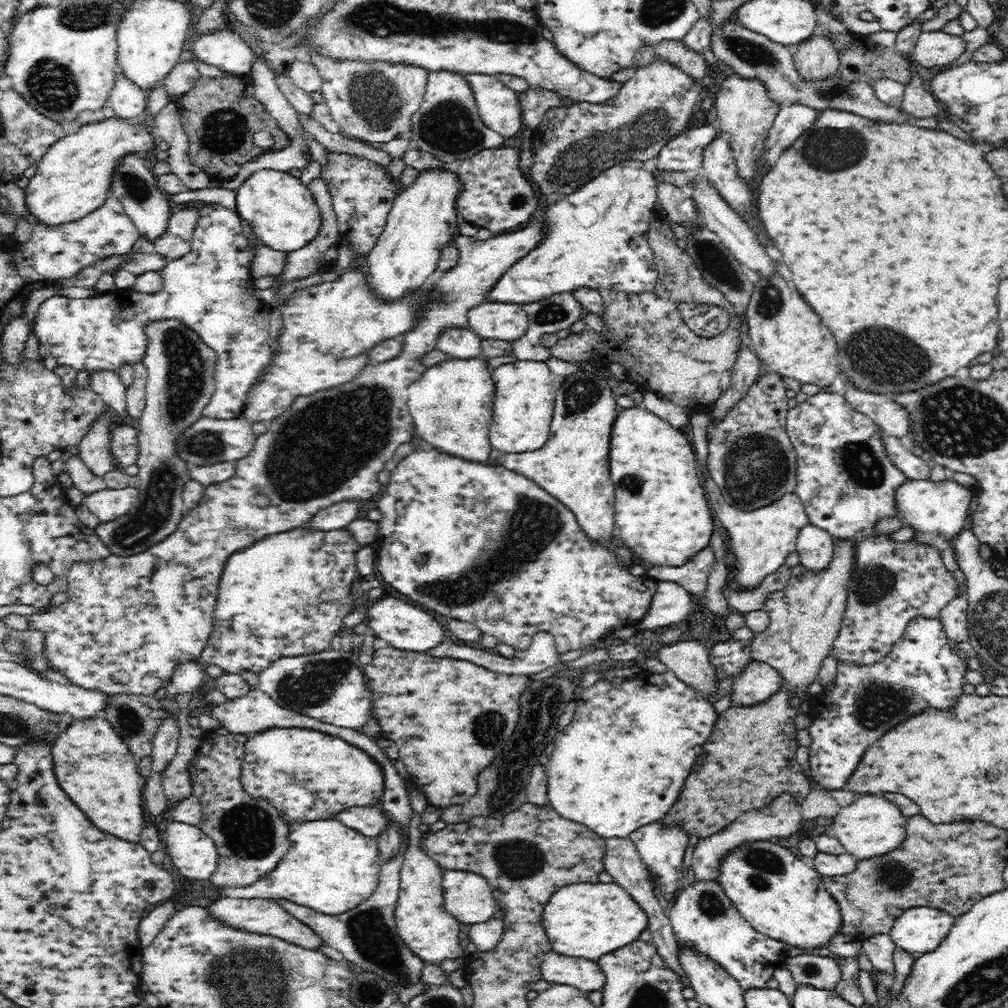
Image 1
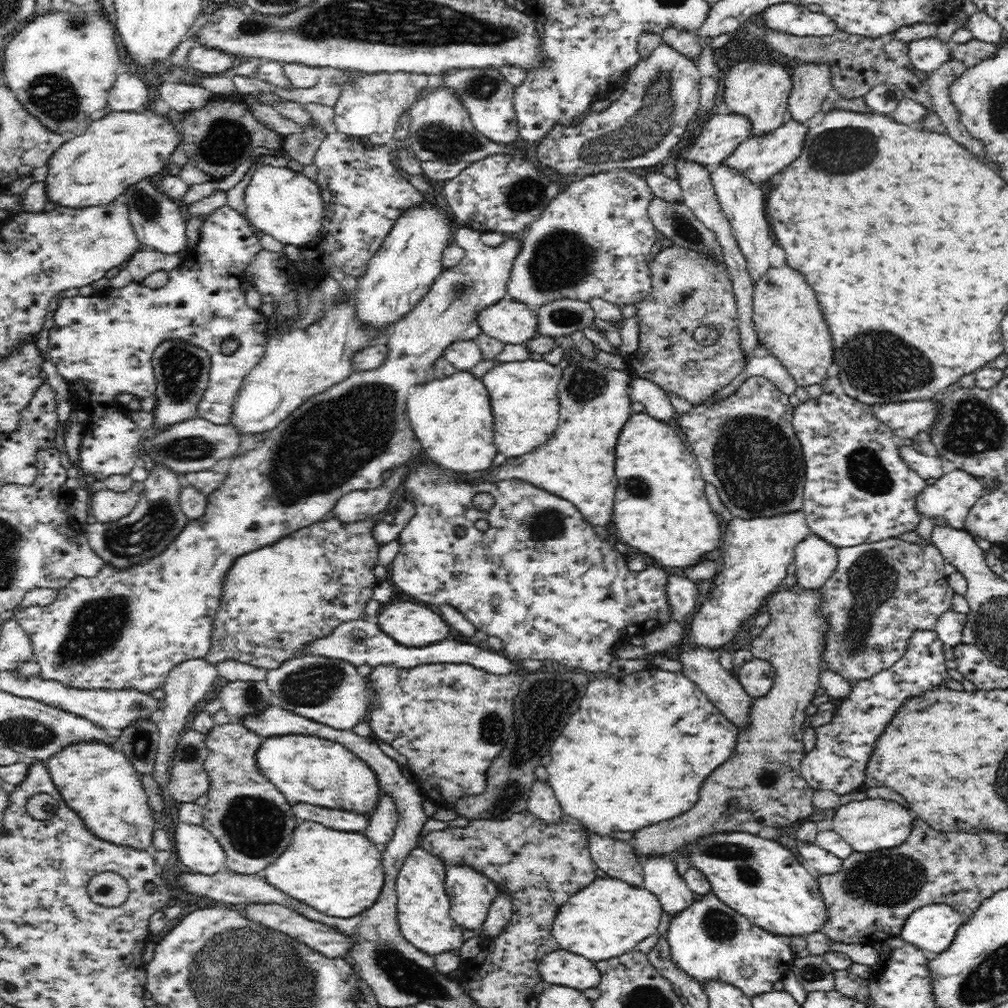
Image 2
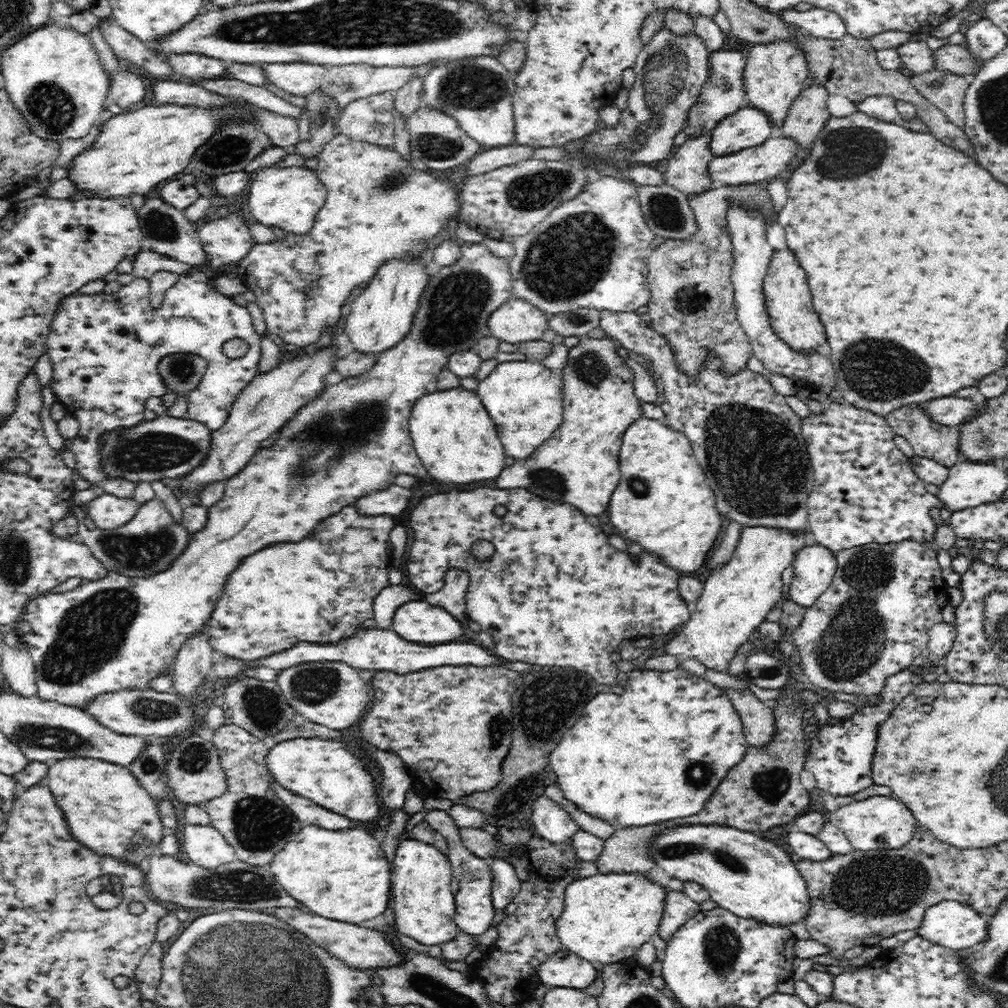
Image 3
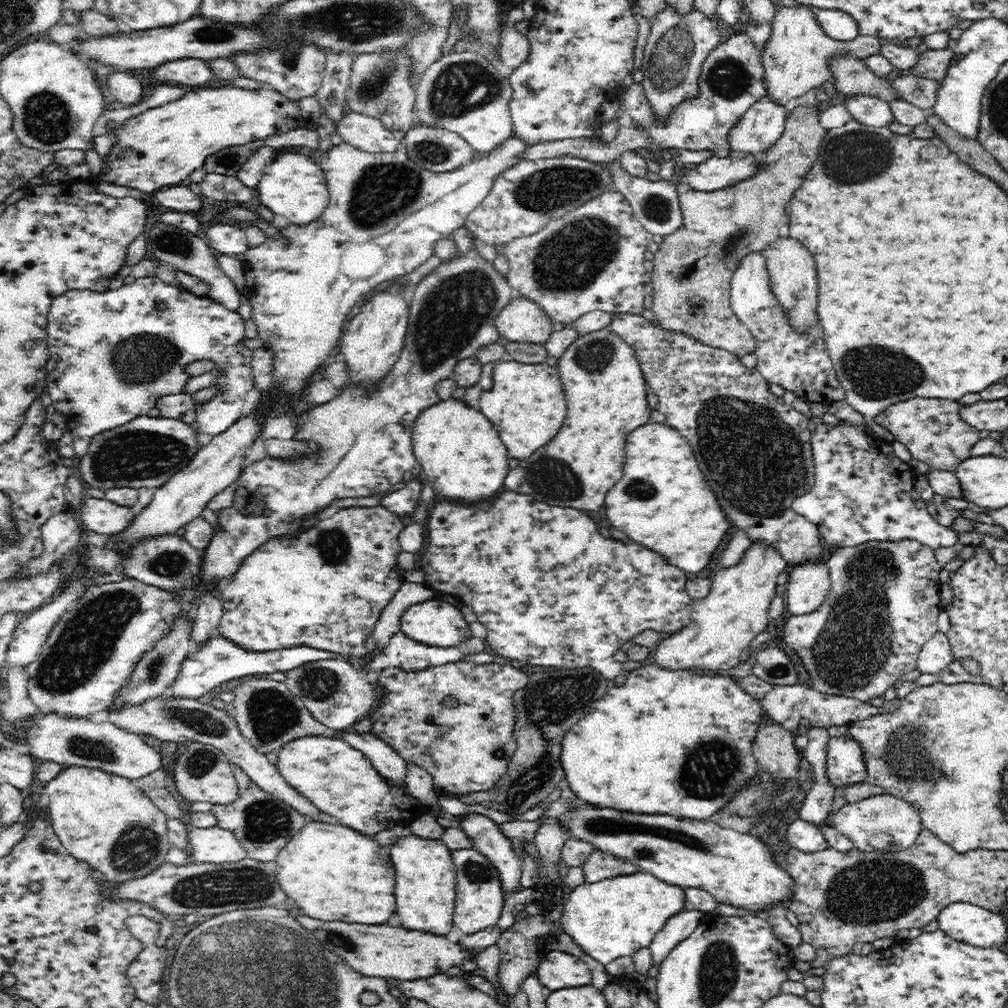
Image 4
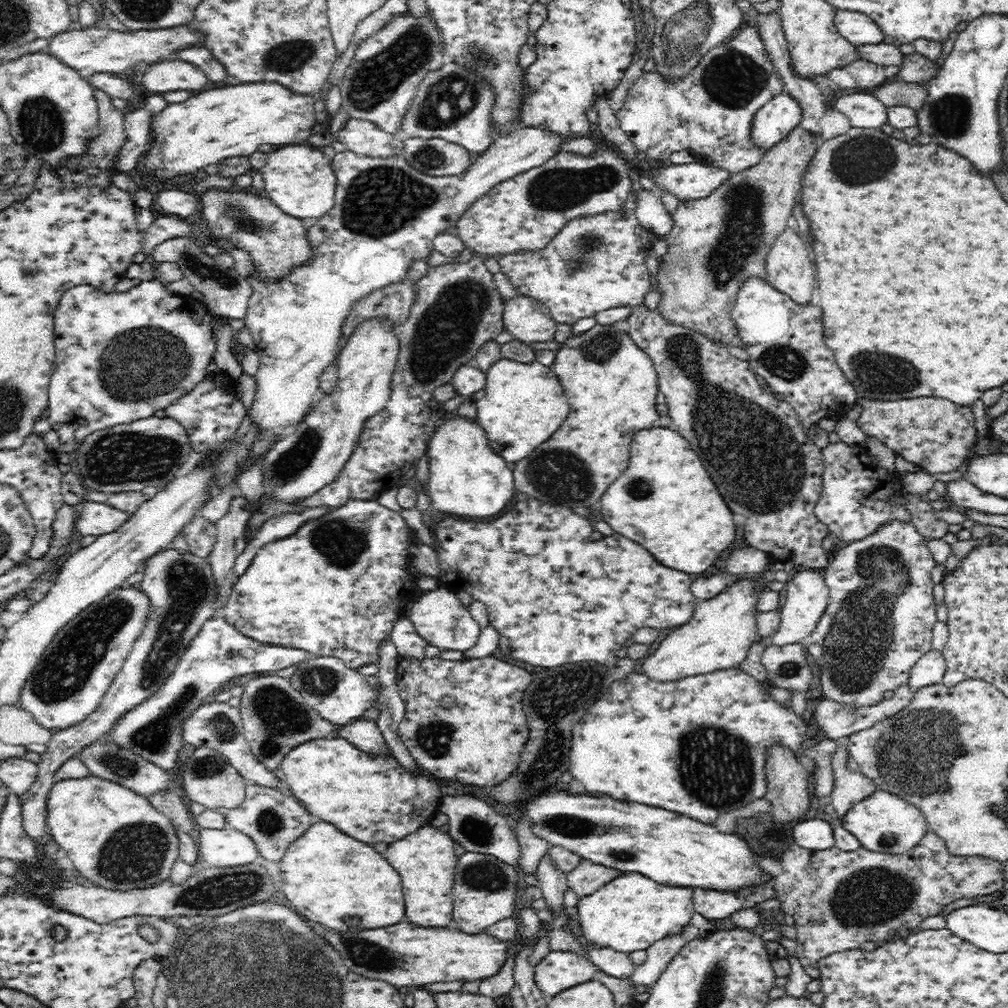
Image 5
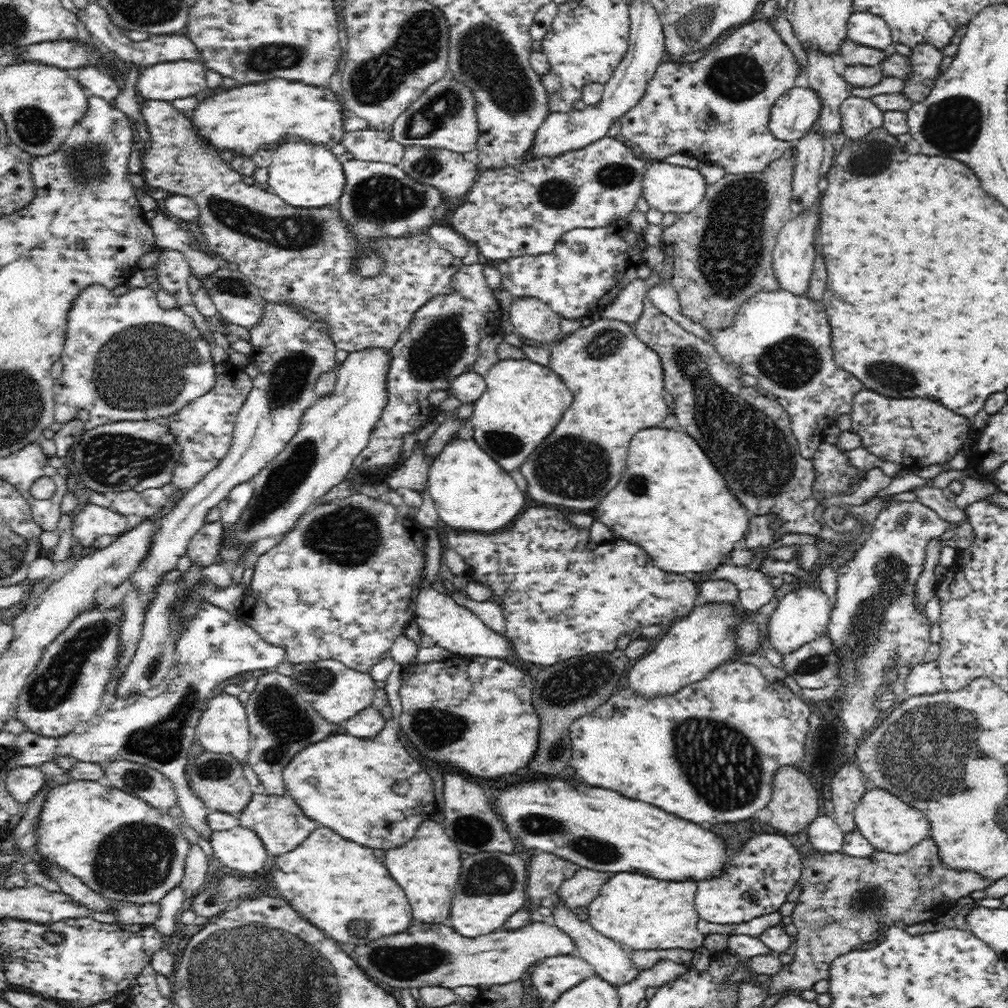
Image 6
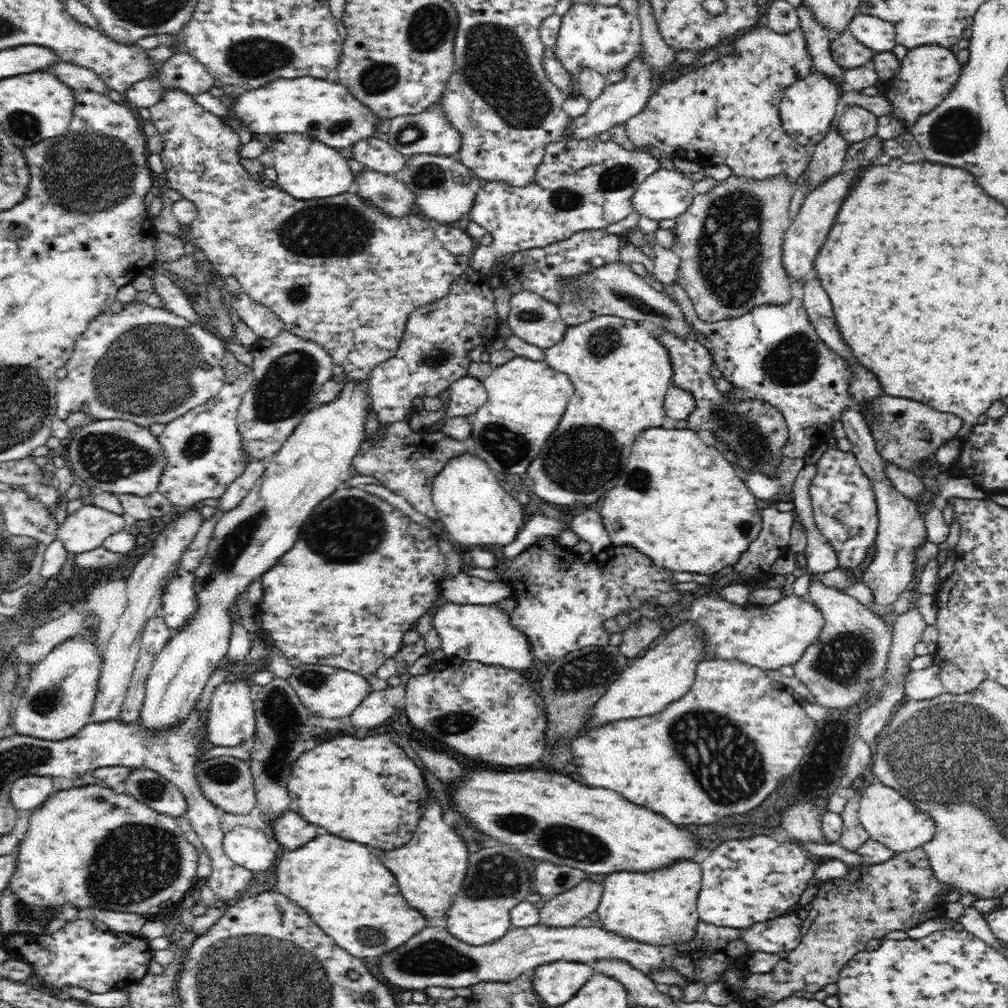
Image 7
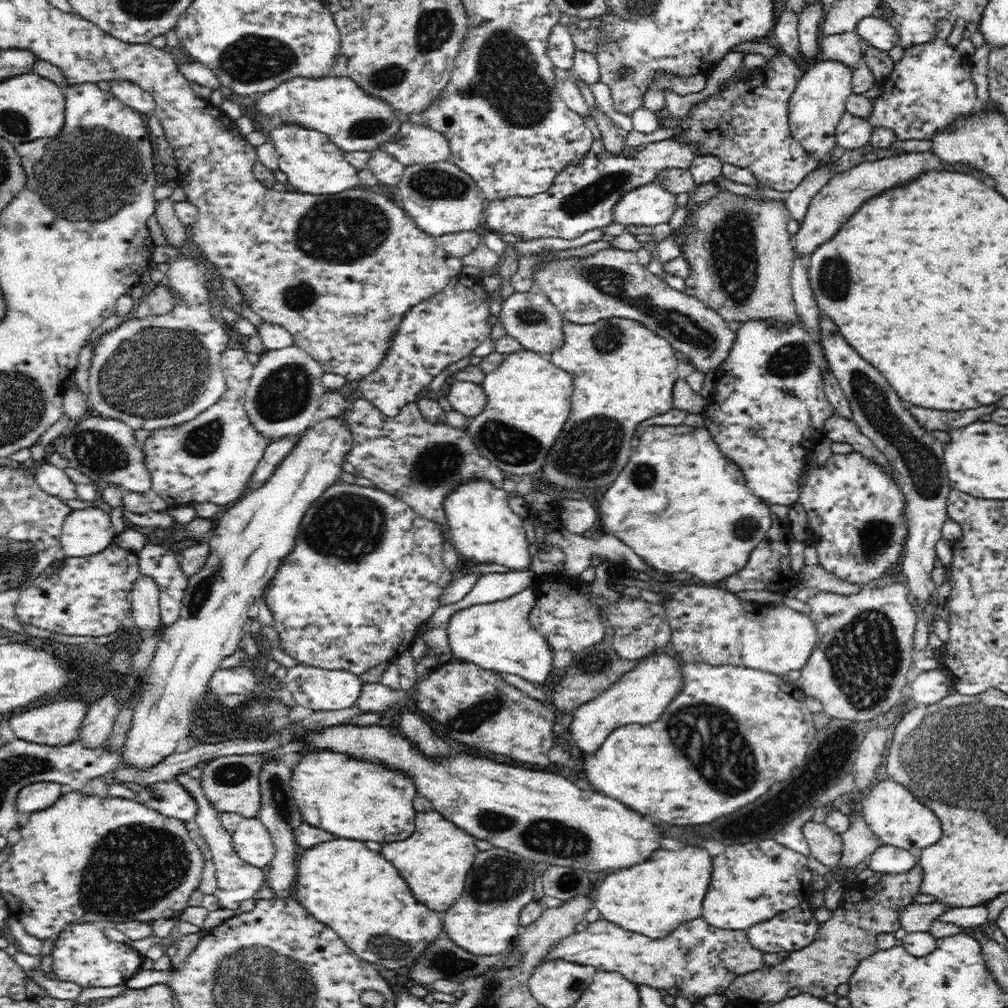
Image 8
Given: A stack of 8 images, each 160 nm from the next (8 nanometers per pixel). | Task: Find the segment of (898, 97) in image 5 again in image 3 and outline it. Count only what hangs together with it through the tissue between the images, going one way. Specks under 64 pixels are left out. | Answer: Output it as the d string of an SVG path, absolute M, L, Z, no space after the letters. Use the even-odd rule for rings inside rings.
M934 68L925 73L915 73L909 79L926 100L942 110L951 124L964 128L964 94L974 80L973 75L950 74Z

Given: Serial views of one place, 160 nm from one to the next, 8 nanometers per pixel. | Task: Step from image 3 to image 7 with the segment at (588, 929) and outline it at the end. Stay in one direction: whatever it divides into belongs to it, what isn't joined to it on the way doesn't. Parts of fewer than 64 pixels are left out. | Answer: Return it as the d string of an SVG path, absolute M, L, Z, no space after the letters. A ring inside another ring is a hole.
M696 862L672 864L664 872L636 874L614 872L601 877L603 893L595 910L599 920L595 923L606 931L654 946L688 943L698 924L698 900L702 870Z

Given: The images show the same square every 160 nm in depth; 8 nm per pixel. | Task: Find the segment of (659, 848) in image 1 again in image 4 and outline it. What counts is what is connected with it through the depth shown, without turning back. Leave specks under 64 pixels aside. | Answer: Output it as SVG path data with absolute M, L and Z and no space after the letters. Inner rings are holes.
M685 908L670 916L648 946L651 950L653 965L660 966L668 953L672 952L672 949L680 944L680 941L690 936L698 928L703 917L702 911Z

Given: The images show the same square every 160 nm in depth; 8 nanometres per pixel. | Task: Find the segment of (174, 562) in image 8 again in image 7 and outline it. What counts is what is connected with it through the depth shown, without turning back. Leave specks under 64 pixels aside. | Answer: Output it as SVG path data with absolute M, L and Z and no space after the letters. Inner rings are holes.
M179 567L176 574L171 576L168 586L168 591L175 591L175 594L167 594L162 598L161 618L172 633L183 631L191 623L192 616L199 611L194 579L192 572L184 572Z

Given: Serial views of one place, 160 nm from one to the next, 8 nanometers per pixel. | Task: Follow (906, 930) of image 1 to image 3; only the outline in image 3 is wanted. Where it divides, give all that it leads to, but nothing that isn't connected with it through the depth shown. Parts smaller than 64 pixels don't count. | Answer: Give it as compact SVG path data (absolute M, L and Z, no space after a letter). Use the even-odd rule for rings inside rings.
M942 901L924 910L918 929L920 938L959 951L984 940L988 919L968 904Z

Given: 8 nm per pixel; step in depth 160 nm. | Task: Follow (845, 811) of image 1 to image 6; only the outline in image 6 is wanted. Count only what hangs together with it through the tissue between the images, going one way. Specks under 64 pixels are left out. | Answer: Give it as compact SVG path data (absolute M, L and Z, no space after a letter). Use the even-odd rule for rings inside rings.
M874 788L864 793L854 810L854 822L856 830L870 841L876 851L900 854L908 852L909 848L929 838L930 821L924 813L881 788Z

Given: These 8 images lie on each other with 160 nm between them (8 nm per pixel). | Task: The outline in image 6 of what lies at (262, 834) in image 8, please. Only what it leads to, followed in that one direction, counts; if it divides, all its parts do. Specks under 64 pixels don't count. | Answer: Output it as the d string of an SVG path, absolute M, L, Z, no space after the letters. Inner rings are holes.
M238 824L225 831L214 831L210 834L209 844L216 860L225 867L244 874L267 873L266 847L252 829Z

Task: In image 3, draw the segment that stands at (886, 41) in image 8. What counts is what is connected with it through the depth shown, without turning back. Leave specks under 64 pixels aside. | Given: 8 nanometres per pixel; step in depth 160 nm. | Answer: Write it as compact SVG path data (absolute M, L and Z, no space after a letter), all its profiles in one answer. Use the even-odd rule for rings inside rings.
M812 7L806 11L786 9L780 11L780 17L789 27L798 27L802 33L816 38L838 40L847 33L841 16L823 8Z

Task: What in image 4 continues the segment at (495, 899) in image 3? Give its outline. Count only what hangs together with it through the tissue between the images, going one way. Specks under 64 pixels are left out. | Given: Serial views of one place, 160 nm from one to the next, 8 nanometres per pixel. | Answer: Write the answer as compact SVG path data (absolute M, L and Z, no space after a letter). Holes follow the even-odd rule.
M470 813L459 816L459 829L471 840L471 848L488 857L490 863L500 872L500 888L504 894L522 890L520 876L523 860L514 851L512 841L500 830L500 827L484 814Z

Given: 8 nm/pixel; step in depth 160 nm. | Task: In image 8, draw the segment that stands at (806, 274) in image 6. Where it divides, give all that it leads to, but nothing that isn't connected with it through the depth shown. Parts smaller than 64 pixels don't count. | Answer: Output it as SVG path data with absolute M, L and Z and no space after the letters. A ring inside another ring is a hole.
M930 151L904 153L861 163L848 171L836 173L812 197L808 212L799 224L798 232L792 236L795 254L807 261L811 252L828 242L842 228L842 224L860 208L860 204L864 204L872 196L878 196L880 192L884 192L884 188L892 188L892 184L904 184L904 180L912 180L912 176L920 176L920 172L950 170L950 166L942 164L940 157L936 157Z

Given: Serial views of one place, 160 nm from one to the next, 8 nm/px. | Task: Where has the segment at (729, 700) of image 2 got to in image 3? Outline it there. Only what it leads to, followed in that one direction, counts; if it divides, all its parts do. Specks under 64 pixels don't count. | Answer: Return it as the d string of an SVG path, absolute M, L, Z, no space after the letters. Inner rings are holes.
M722 688L730 697L734 709L743 723L743 733L749 746L766 745L775 732L775 716L772 707L760 701L750 690Z

